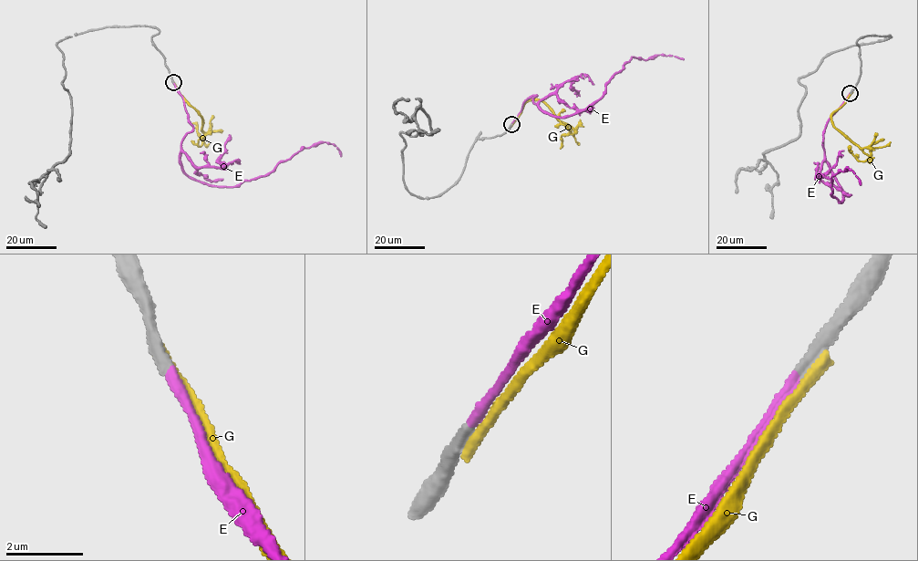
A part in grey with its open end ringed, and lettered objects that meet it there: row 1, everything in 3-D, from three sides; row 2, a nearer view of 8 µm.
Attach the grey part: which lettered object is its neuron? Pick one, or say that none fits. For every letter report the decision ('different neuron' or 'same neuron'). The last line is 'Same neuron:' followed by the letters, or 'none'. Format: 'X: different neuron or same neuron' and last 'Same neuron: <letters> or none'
E: same neuron
G: different neuron
Same neuron: E

